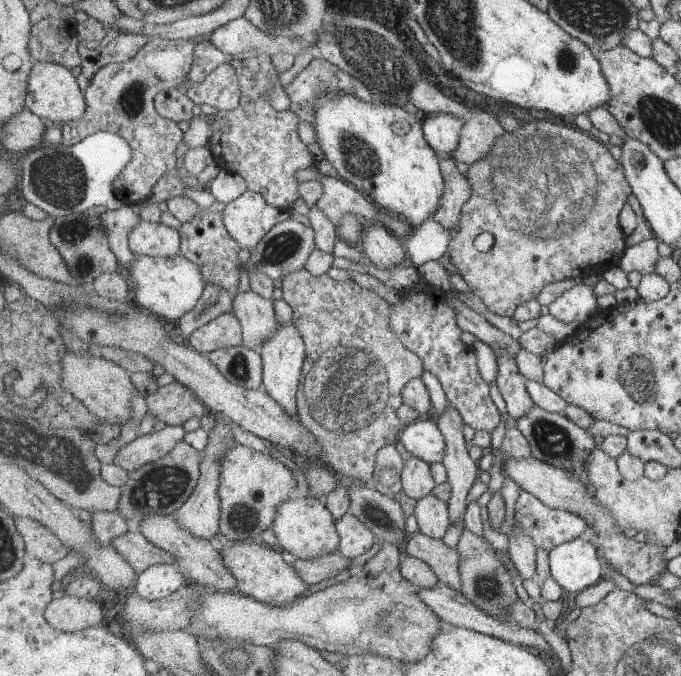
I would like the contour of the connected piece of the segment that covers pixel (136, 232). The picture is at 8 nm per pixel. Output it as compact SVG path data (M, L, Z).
M144 220L132 231L130 248L134 255L172 258L181 253L182 236L167 224Z

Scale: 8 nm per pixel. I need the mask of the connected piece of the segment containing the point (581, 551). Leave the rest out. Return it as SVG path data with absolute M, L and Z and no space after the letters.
M583 538L563 544L550 553L550 570L561 587L573 594L605 578L605 562L596 543Z

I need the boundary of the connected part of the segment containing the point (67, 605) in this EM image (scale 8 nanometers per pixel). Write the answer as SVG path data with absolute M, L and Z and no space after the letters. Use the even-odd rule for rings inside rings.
M60 593L46 603L43 612L54 629L75 632L105 625L102 607L100 601Z

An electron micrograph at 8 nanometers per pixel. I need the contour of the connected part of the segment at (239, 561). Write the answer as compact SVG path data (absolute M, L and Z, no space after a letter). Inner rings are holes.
M234 542L222 550L222 558L227 569L238 581L237 590L261 603L284 607L297 601L309 588L306 580L294 570L292 560L288 556L275 552L263 544Z

